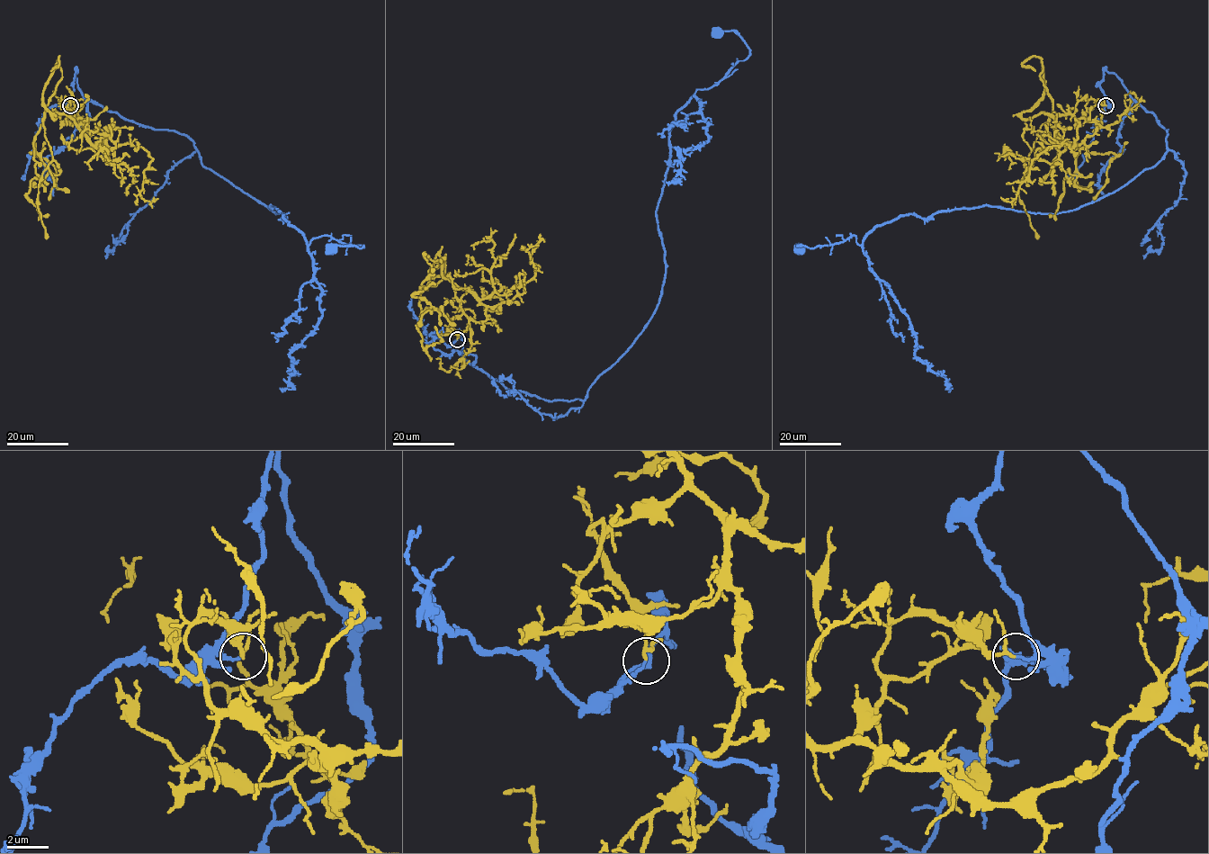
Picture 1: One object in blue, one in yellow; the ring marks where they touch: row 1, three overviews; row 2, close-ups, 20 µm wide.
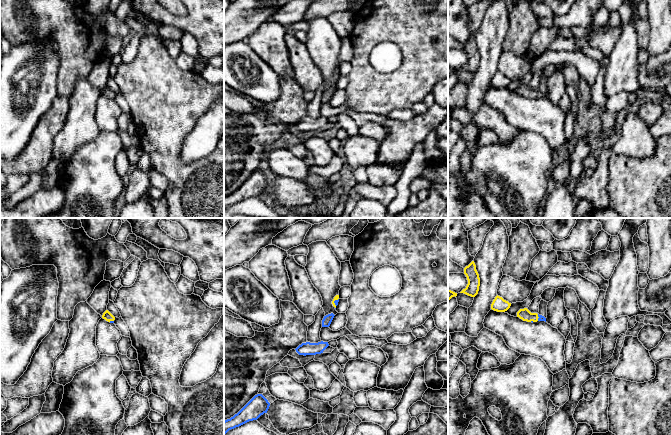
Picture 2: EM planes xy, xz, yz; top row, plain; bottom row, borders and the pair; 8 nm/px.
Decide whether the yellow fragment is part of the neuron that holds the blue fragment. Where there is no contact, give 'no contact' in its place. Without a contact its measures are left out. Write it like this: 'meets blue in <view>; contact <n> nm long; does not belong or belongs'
meets blue in xz; contact 70 nm long; does not belong

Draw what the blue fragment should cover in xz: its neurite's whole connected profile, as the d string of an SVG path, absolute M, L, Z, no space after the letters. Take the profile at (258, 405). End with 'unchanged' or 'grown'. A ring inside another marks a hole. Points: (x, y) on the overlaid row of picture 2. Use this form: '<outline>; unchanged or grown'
M262 394L255 395L237 414L224 421L224 434L249 421L257 420L267 413L269 406L270 403Z; unchanged

